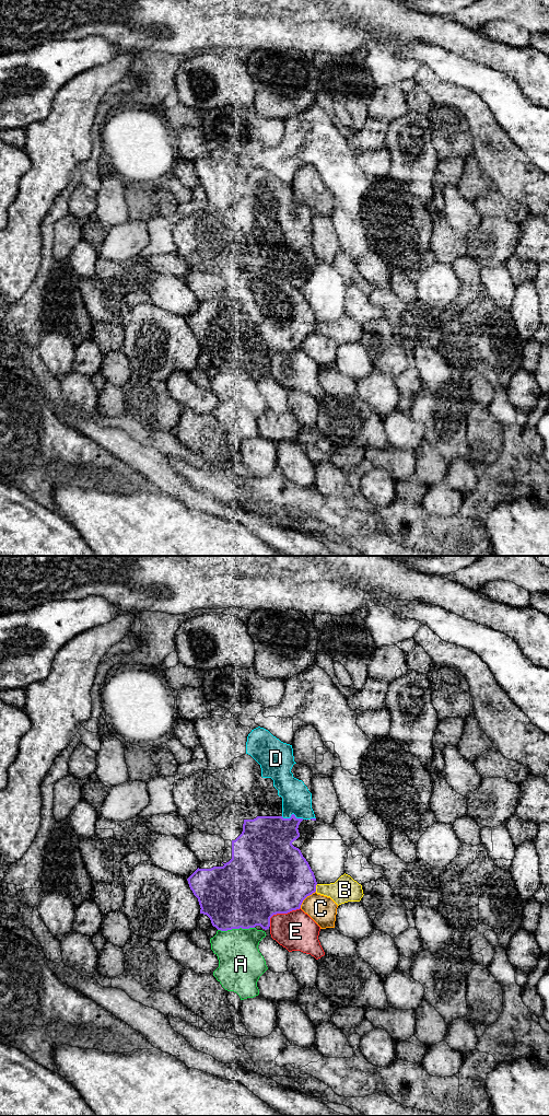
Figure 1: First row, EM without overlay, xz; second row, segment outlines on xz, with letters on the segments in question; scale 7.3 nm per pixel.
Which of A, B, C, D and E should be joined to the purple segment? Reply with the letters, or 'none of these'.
none of these

